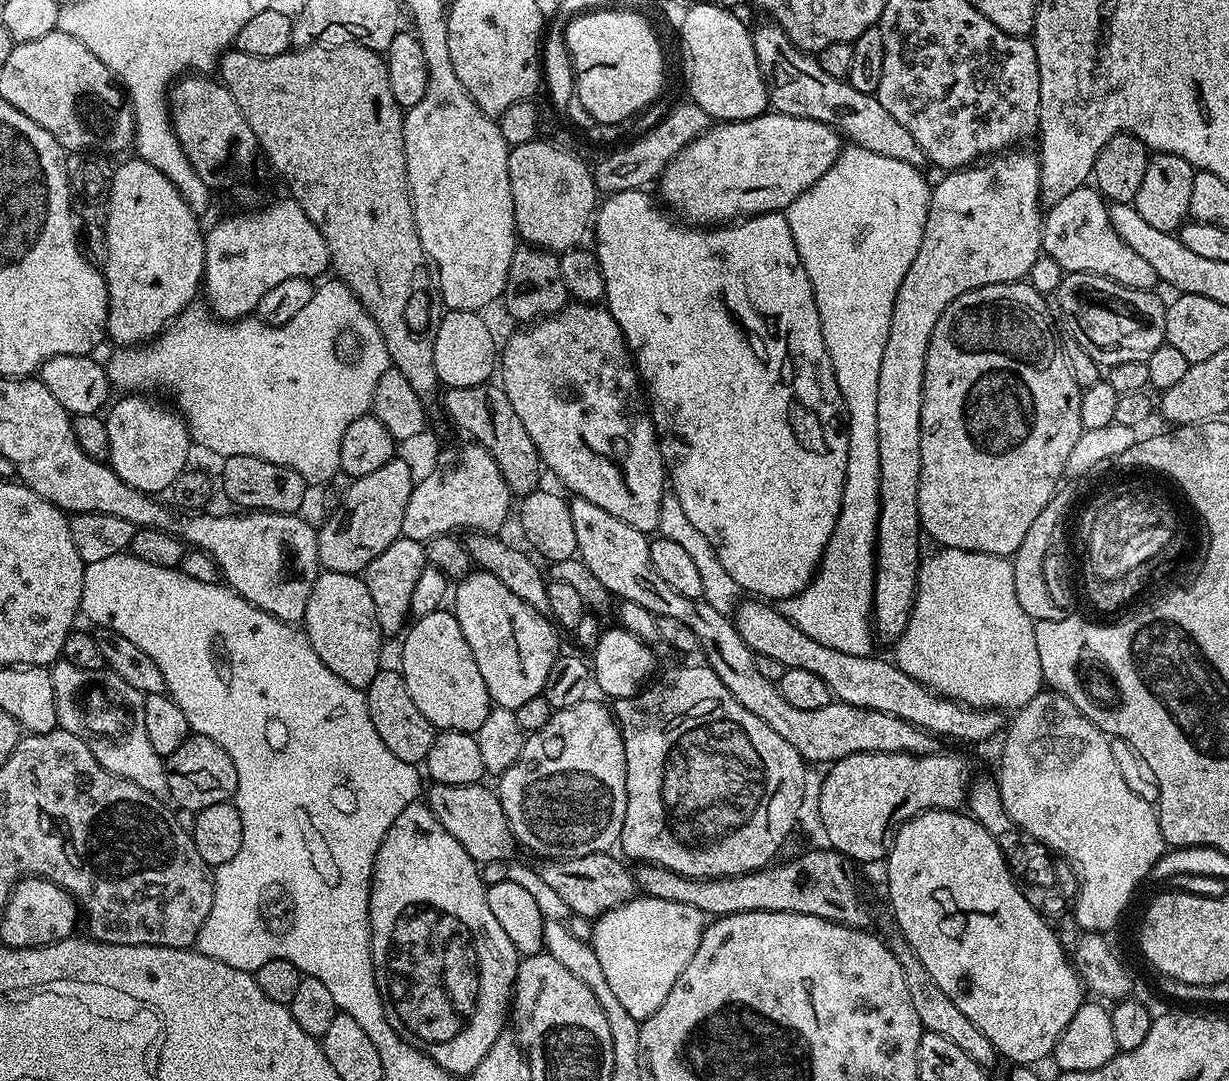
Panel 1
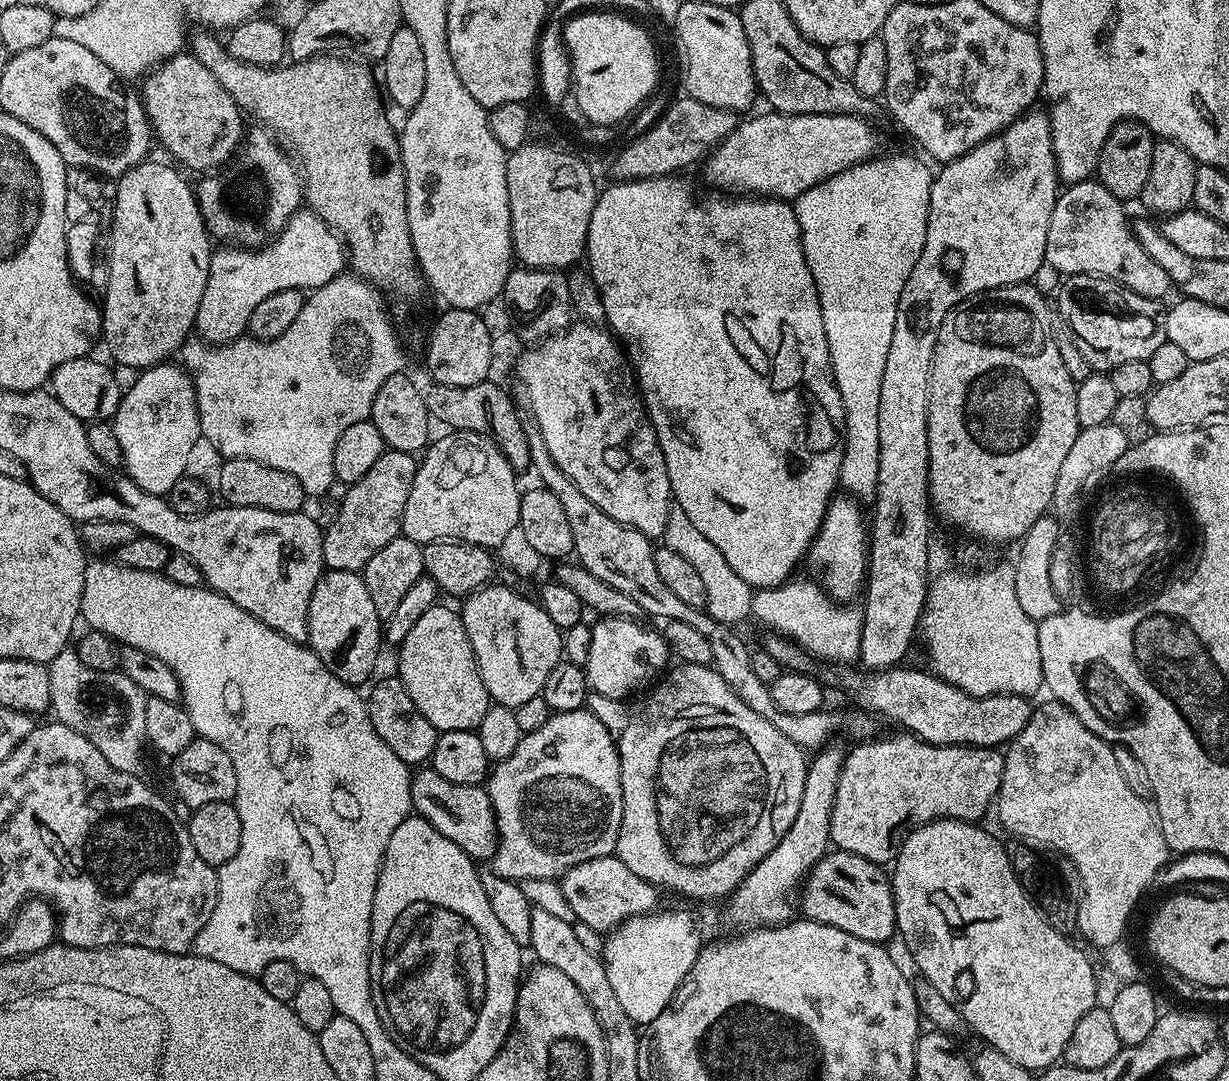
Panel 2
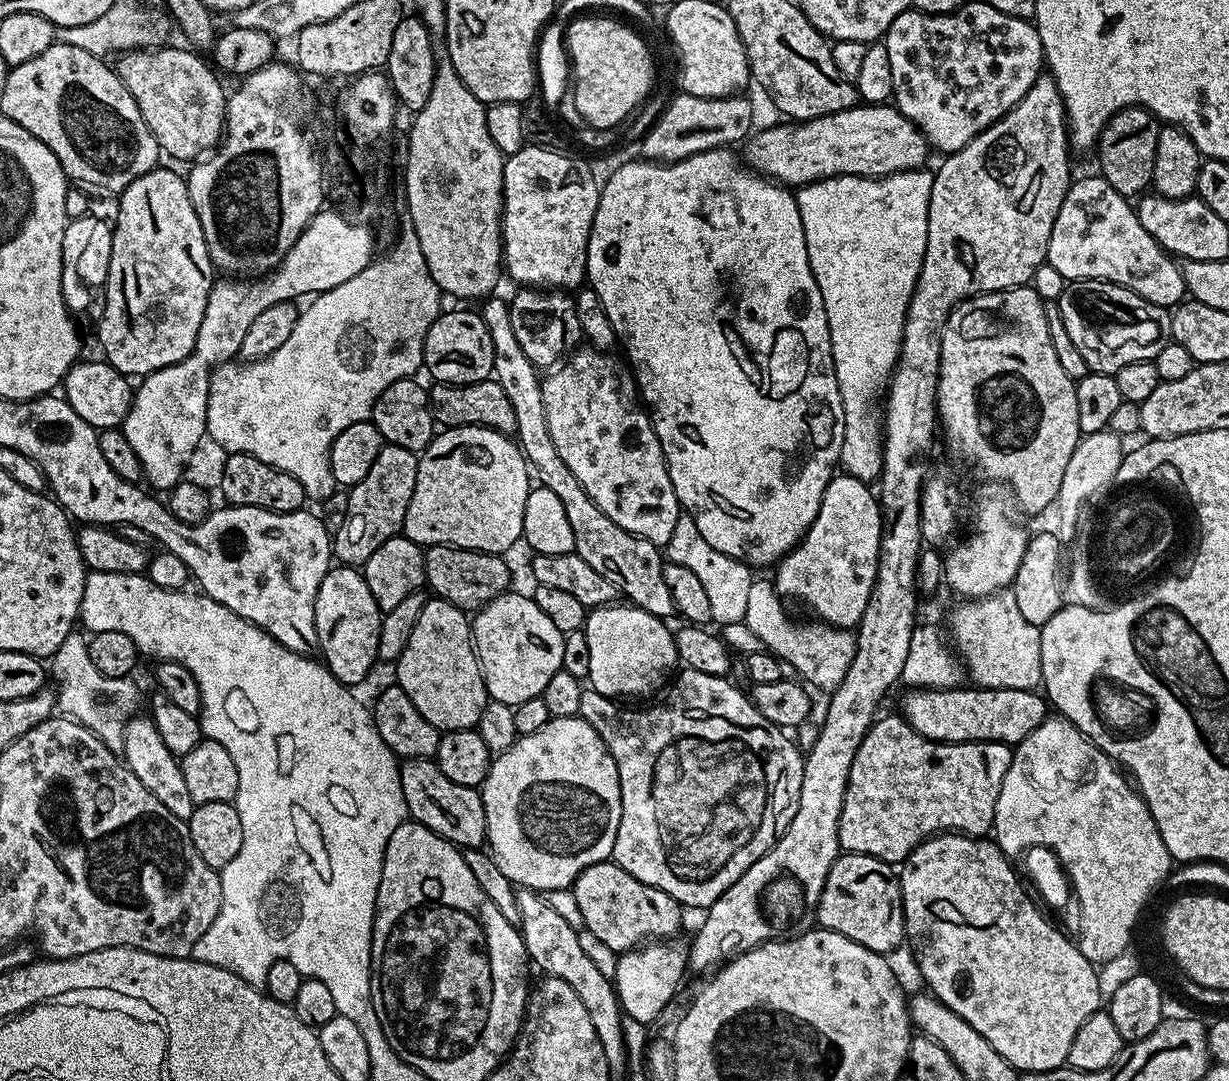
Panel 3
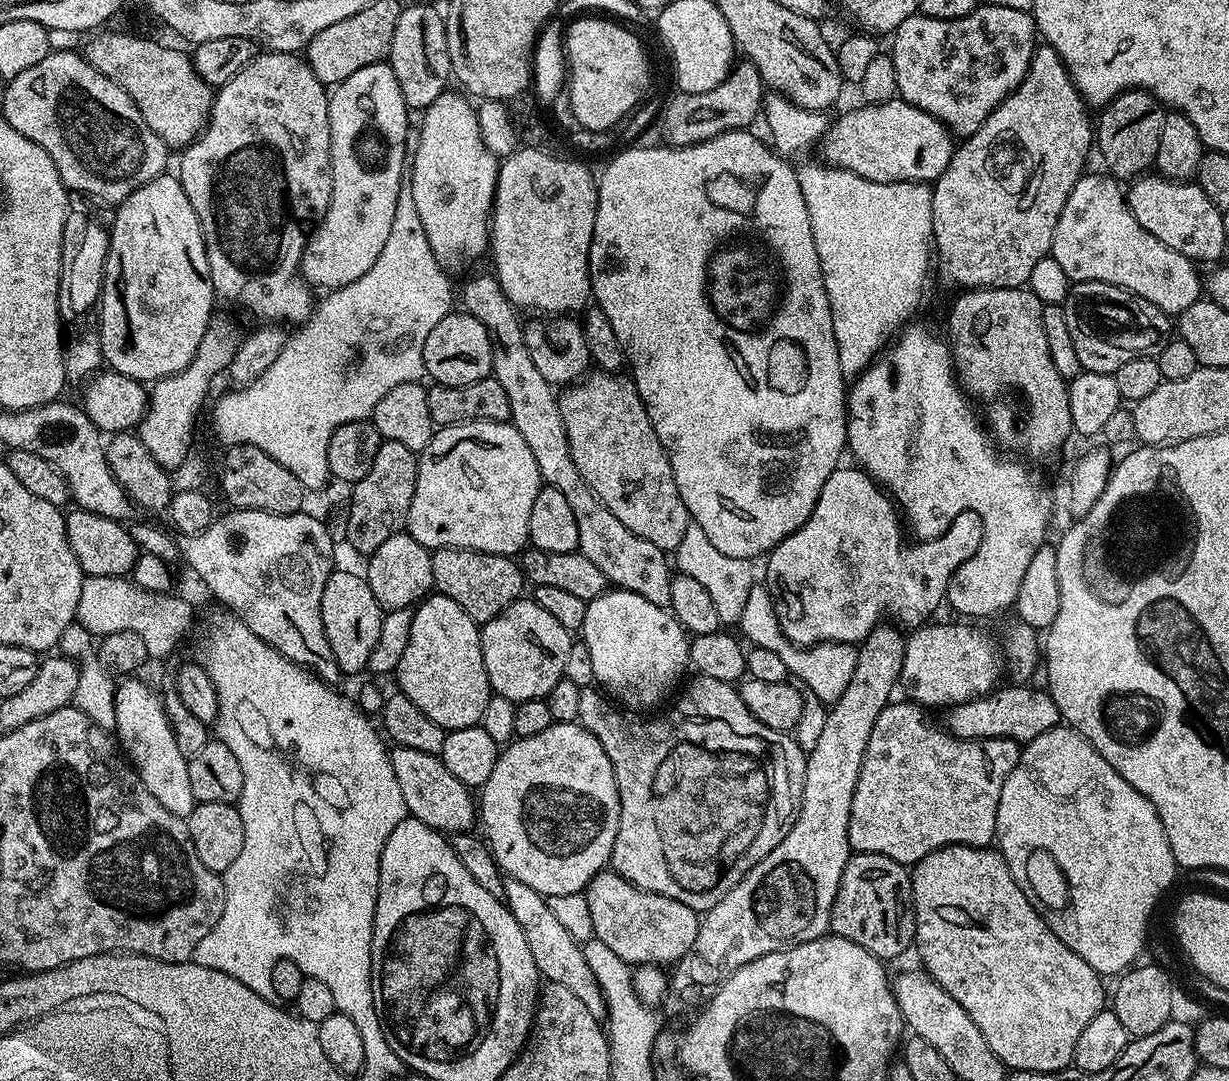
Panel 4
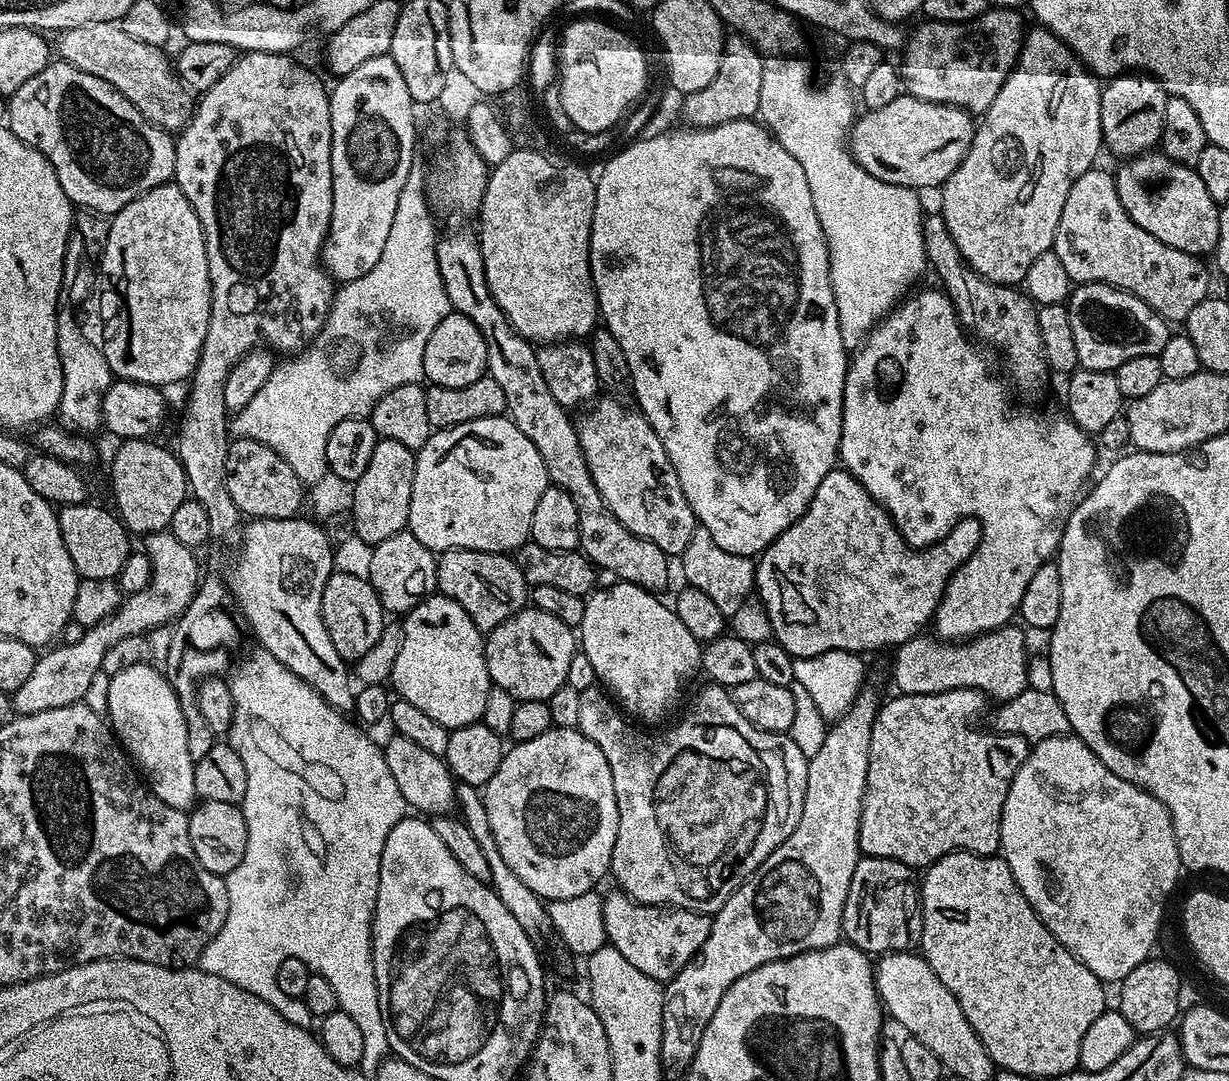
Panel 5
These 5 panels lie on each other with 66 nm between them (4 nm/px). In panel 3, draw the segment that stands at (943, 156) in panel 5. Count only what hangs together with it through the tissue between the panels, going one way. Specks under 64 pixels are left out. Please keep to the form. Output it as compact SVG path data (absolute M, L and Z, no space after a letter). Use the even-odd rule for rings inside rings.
M857 103L855 108L838 110L834 114L819 116L803 122L783 122L773 128L764 128L760 133L747 141L748 149L742 152L747 167L775 178L785 186L803 186L812 184L815 180L825 180L831 176L892 176L895 172L912 172L916 168L927 165L930 145L923 134L891 103L866 104Z

